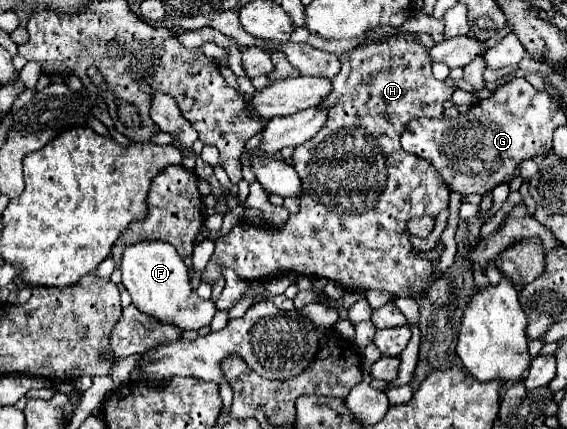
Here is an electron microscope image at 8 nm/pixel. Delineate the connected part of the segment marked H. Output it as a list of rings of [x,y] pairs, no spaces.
[[[396,33],[388,41],[358,47],[340,55],[342,69],[332,79],[332,93],[322,101],[328,107],[328,119],[324,127],[310,141],[298,145],[292,155],[294,169],[302,181],[300,211],[290,215],[288,221],[276,229],[272,229],[270,223],[256,227],[240,221],[234,225],[228,235],[216,239],[214,255],[202,271],[204,283],[214,285],[222,279],[224,267],[236,269],[236,273],[246,281],[262,281],[278,271],[294,271],[306,277],[326,277],[330,281],[338,281],[338,285],[348,291],[384,289],[396,297],[416,297],[426,293],[434,305],[448,303],[450,281],[444,277],[430,281],[430,271],[436,263],[414,255],[416,251],[408,241],[406,223],[412,217],[436,217],[448,207],[450,191],[432,163],[402,149],[400,135],[412,119],[442,117],[442,105],[452,97],[454,87],[434,79],[430,57],[426,49],[414,41],[414,37],[414,33]]]

